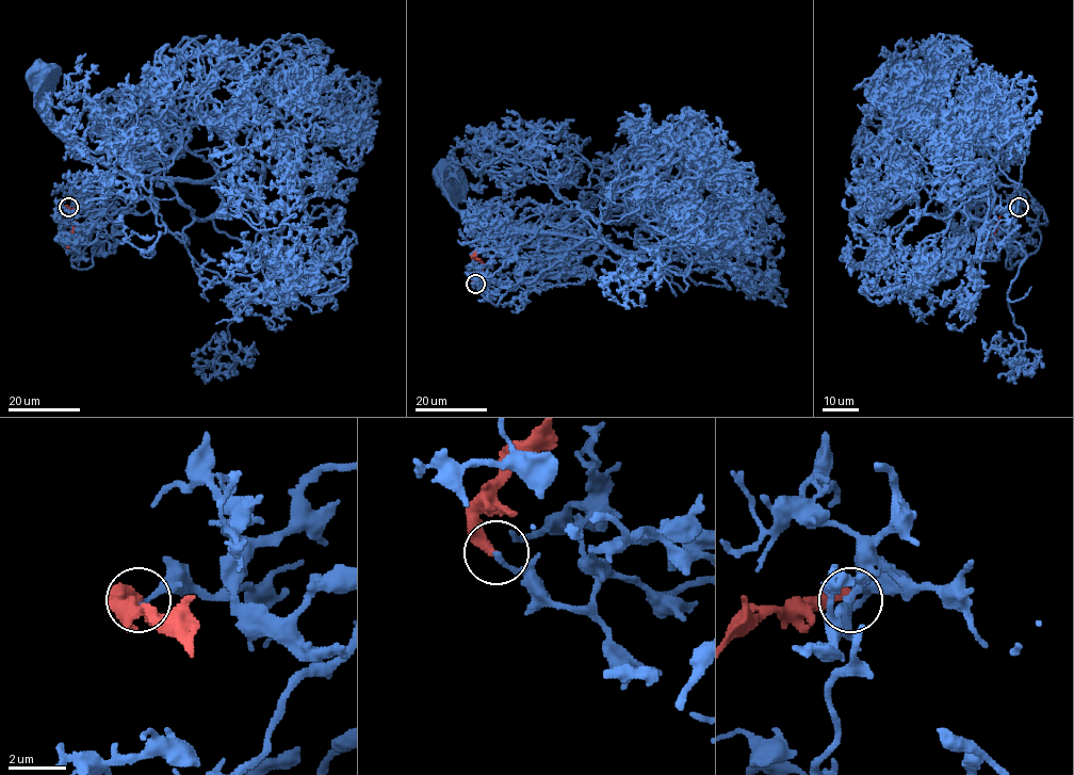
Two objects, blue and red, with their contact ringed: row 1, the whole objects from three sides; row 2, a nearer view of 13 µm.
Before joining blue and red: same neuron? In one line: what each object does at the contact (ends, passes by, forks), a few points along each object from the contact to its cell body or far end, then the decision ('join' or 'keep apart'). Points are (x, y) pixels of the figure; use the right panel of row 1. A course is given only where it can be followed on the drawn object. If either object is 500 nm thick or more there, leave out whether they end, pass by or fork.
blue ends there; red ends there; blue runs (1019, 207), (1019, 215), (994, 210), (966, 239), (993, 190), (969, 177), (947, 115), (914, 71); red runs (1019, 207), (1008, 208), (999, 216), (987, 247); keep apart

